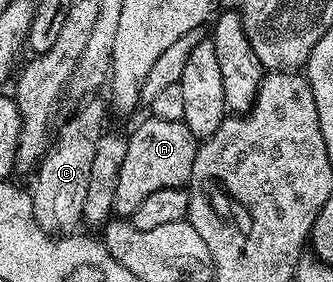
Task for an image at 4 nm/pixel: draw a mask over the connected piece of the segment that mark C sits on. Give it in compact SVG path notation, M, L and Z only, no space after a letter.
M99 97L86 100L84 107L79 107L63 123L59 136L54 136L40 159L34 172L35 187L31 191L33 213L37 217L37 225L52 233L71 233L75 226L83 223L85 209L85 193L89 189L89 168L93 162L93 153L97 149L97 141L105 133L103 127L103 103Z

